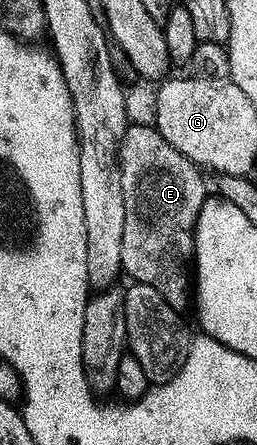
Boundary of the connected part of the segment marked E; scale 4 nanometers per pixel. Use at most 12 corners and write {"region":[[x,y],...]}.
{"region":[[129,123],[122,270],[191,305],[199,166]]}

